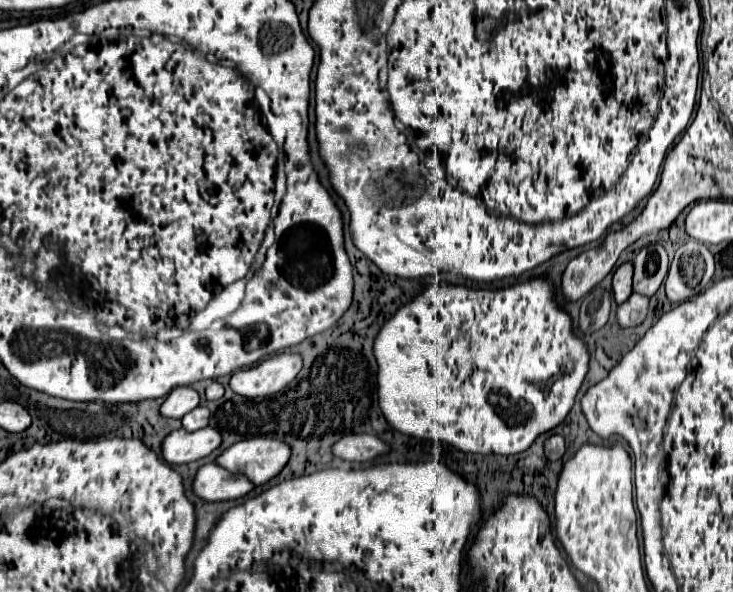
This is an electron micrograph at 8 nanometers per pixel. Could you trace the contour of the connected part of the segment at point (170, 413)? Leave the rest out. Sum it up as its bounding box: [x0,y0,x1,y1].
[160,386,200,420]

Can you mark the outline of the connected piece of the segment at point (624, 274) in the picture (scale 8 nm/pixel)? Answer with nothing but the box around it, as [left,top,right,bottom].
[612,262,632,304]

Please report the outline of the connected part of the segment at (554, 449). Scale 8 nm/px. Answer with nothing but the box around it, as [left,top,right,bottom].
[544,434,564,460]

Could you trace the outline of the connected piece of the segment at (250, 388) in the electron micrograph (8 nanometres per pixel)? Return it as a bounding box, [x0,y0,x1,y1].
[230,352,302,398]

